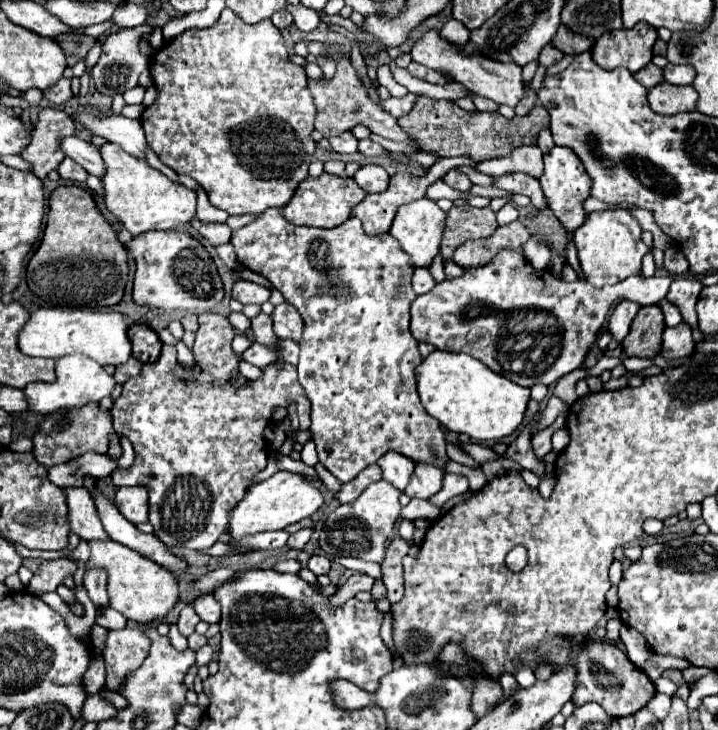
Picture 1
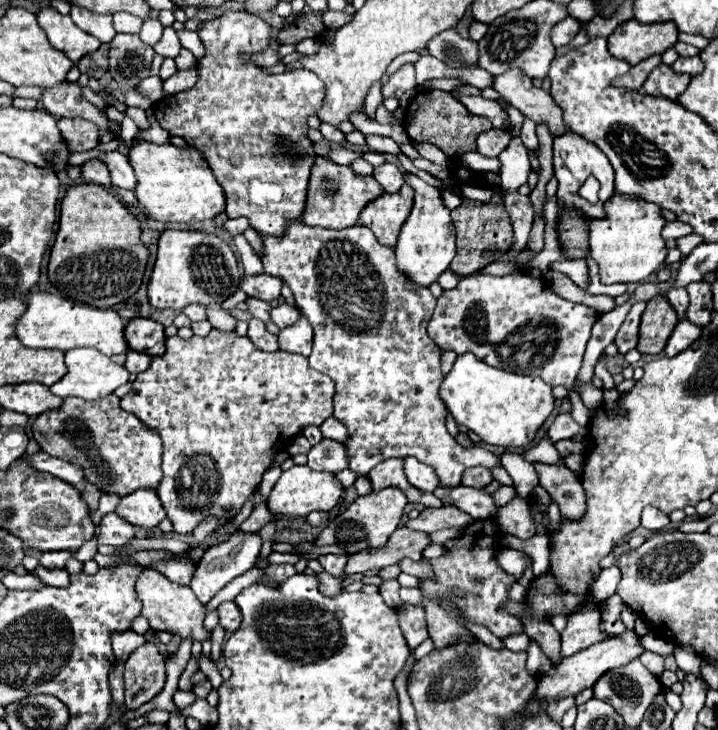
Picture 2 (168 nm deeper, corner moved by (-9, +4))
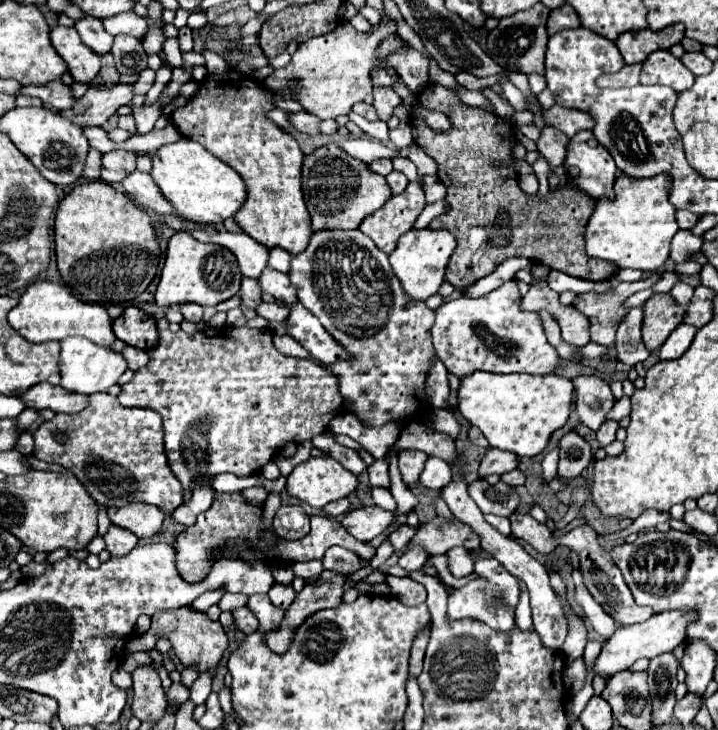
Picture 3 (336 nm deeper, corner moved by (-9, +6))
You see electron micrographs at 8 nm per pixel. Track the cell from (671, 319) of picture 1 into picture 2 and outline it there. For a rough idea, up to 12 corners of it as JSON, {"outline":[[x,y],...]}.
{"outline":[[686,289],[668,291],[668,301],[682,319],[688,307]]}

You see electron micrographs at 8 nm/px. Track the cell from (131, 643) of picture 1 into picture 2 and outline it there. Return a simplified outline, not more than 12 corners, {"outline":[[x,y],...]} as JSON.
{"outline":[[146,641],[126,661],[126,707],[138,709],[166,681],[164,655]]}

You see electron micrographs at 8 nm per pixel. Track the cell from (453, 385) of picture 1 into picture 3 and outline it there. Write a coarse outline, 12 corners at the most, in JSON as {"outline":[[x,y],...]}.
{"outline":[[472,373],[460,413],[490,447],[542,453],[570,417],[560,375]]}

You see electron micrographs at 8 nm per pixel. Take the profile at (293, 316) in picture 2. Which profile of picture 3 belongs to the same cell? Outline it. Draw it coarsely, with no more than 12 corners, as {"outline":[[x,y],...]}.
{"outline":[[260,303],[256,313],[270,323],[288,319],[288,307]]}

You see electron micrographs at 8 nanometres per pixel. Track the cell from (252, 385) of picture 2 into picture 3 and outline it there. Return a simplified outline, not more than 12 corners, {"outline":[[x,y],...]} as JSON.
{"outline":[[252,327],[158,331],[126,407],[172,471],[254,475],[342,409]]}

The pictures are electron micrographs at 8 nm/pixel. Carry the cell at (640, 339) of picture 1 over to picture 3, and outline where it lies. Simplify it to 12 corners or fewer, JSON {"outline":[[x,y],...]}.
{"outline":[[668,293],[646,301],[642,337],[660,349],[686,311]]}

